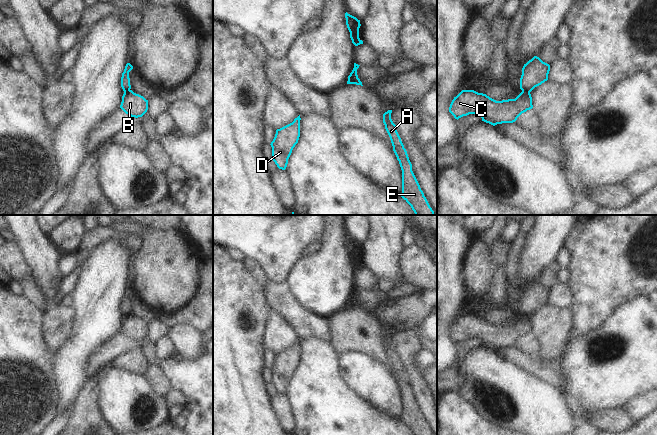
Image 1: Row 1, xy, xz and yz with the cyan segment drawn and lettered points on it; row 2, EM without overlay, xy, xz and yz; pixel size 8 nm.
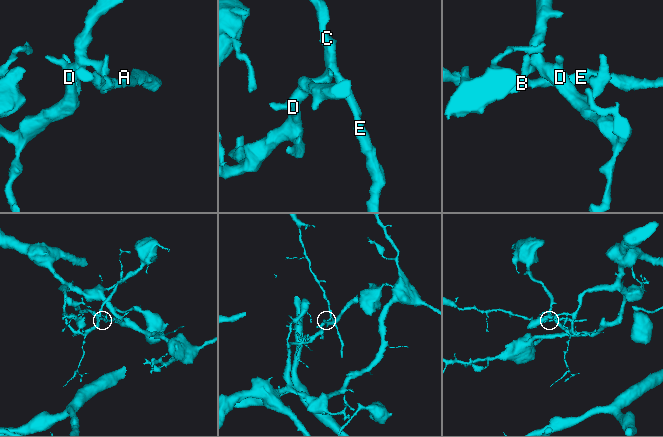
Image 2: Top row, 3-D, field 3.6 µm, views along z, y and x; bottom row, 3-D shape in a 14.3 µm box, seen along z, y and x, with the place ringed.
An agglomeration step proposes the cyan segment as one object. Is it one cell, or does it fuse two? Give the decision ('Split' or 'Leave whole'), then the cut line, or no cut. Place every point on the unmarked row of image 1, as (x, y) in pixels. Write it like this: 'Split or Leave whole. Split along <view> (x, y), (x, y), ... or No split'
Split. Split along yz (522, 315), (529, 316)

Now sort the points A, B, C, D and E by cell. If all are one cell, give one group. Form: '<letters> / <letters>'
A B C E / D

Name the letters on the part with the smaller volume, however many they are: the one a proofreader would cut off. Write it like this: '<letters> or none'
A, B, C, E

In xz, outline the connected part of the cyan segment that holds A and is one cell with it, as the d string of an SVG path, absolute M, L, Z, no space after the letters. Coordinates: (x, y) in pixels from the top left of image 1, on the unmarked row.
M388 334L383 338L383 347L402 394L402 417L400 420L411 430L413 435L433 435L412 395L412 388L396 354L396 349L391 343L391 337L392 334Z

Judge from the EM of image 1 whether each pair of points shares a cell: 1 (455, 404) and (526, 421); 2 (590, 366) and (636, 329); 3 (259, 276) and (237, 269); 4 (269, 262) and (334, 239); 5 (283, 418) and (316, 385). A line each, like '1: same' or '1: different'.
1: different
2: same
3: different
4: different
5: different

